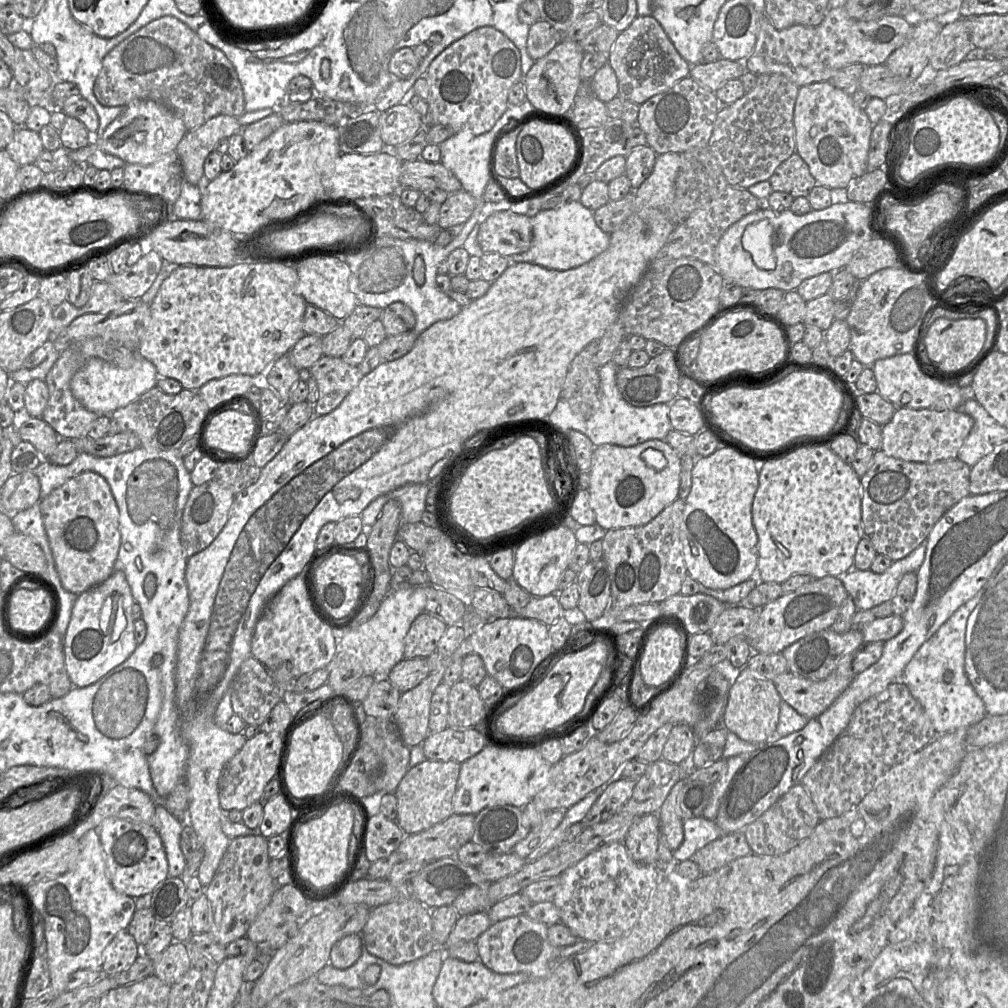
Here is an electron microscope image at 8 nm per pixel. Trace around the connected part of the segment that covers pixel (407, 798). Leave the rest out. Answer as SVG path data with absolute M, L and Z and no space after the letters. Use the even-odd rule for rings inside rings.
M426 759L408 769L394 792L397 798L396 822L405 835L427 830L453 814L453 796L458 783L460 767L461 764L455 761Z

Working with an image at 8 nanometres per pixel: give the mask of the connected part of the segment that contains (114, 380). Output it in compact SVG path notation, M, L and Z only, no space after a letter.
M138 353L130 368L120 368L100 358L90 359L78 370L70 382L71 391L76 400L87 410L100 416L111 415L138 399L142 394L157 386L158 373L156 367Z

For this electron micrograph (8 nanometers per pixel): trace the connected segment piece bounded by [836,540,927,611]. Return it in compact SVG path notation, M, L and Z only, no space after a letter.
M927 540L905 558L894 561L882 574L871 570L855 570L852 566L847 574L836 577L842 581L858 611L871 610L884 602L891 601L901 578L906 573L916 573L919 570L924 561L926 549Z

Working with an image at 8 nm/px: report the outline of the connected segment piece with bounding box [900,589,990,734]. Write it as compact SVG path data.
M982 589L956 612L916 652L902 672L900 681L910 690L931 720L938 734L969 728L987 716L983 700L965 673L967 620L982 598Z

